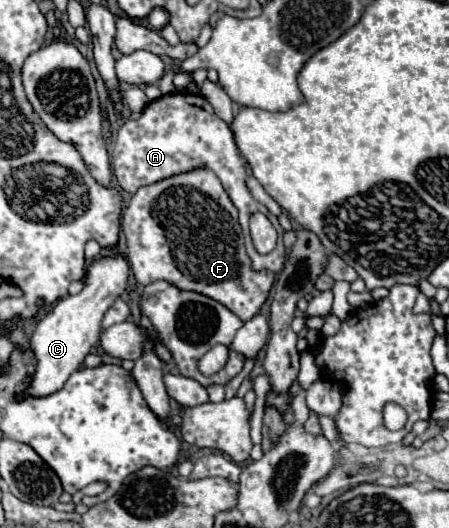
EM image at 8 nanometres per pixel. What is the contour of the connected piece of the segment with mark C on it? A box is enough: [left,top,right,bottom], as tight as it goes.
[27,254,129,396]

